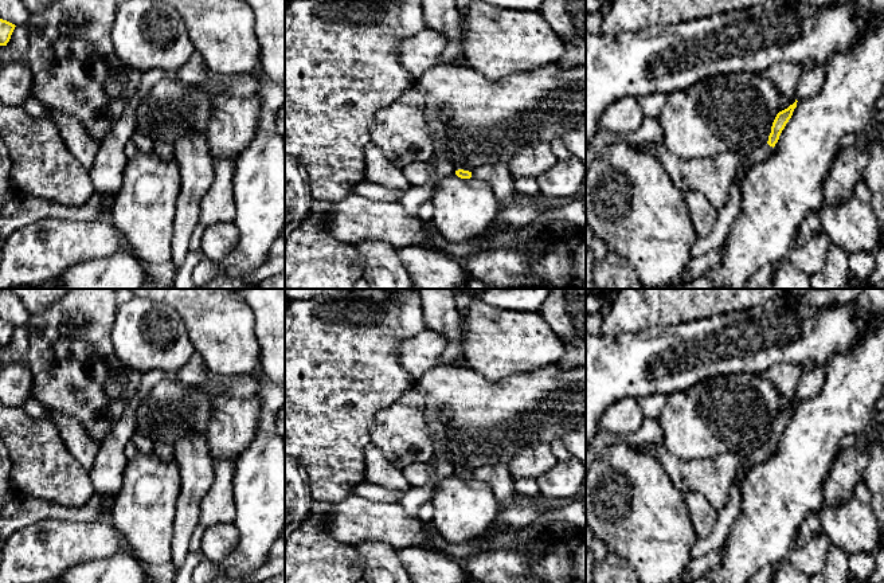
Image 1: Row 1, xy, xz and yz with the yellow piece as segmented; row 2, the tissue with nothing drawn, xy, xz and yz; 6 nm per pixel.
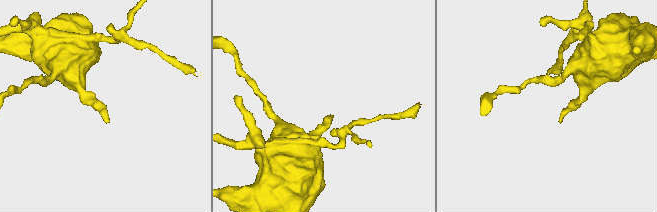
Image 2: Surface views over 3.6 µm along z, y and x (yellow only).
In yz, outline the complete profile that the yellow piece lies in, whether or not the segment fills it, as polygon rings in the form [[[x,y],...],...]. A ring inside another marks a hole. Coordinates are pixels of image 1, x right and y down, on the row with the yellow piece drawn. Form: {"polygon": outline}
{"polygon": [[[795,99],[793,105],[790,105],[787,109],[777,114],[771,126],[768,141],[763,144],[759,149],[751,152],[750,154],[746,154],[744,160],[738,165],[735,179],[740,180],[740,185],[744,176],[751,171],[751,168],[759,163],[763,163],[772,153],[774,146],[778,142],[782,130],[785,129],[786,124],[793,116],[794,109],[797,107],[797,102],[798,101]]]}

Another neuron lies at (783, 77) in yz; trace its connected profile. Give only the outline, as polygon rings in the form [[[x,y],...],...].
[[[782,62],[767,69],[762,77],[774,86],[778,97],[794,101],[797,95],[797,85],[803,70],[805,66],[798,63]]]

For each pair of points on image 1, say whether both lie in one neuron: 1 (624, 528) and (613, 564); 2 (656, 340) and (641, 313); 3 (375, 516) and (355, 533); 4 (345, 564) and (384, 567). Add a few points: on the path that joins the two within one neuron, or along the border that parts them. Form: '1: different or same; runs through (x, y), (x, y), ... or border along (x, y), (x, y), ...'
1: different; border along (609, 551), (621, 556), (633, 568)
2: different; border along (680, 323), (657, 324), (636, 332), (618, 333)
3: same; runs through (370, 521), (360, 528)
4: different; border along (354, 546), (362, 558), (364, 568)

